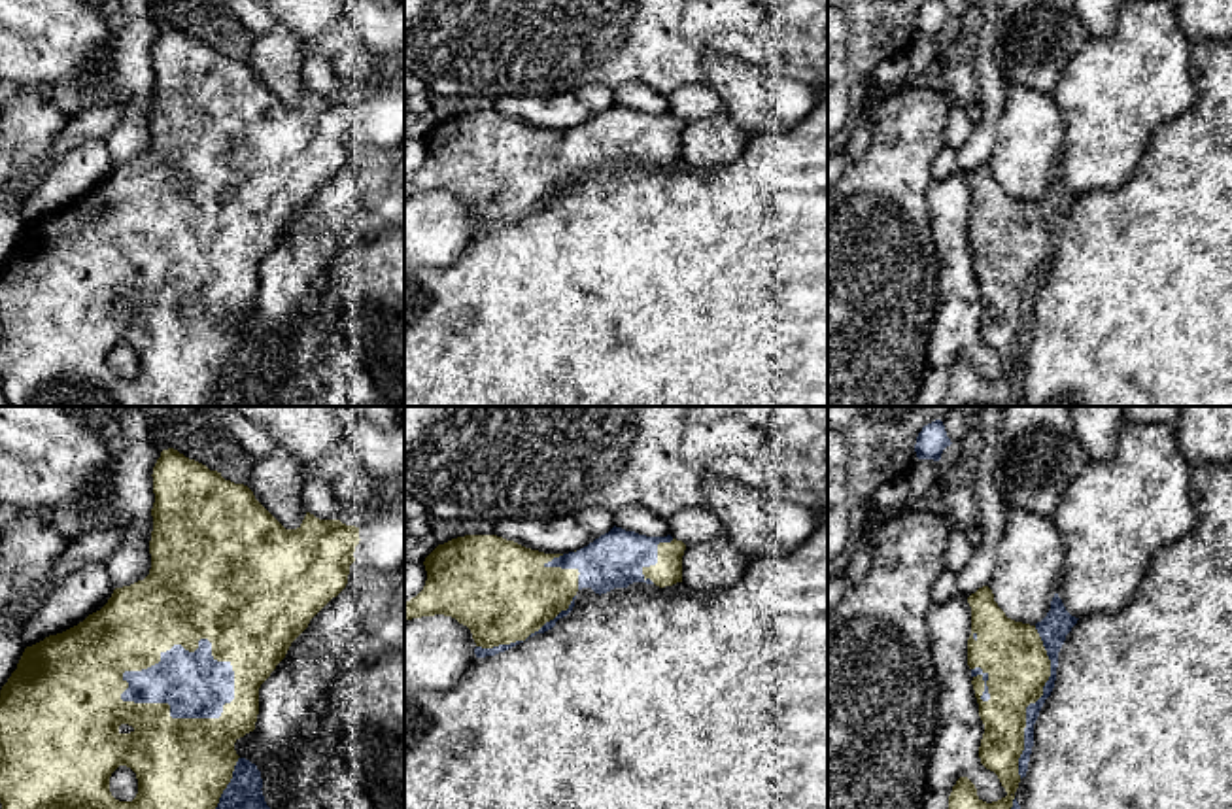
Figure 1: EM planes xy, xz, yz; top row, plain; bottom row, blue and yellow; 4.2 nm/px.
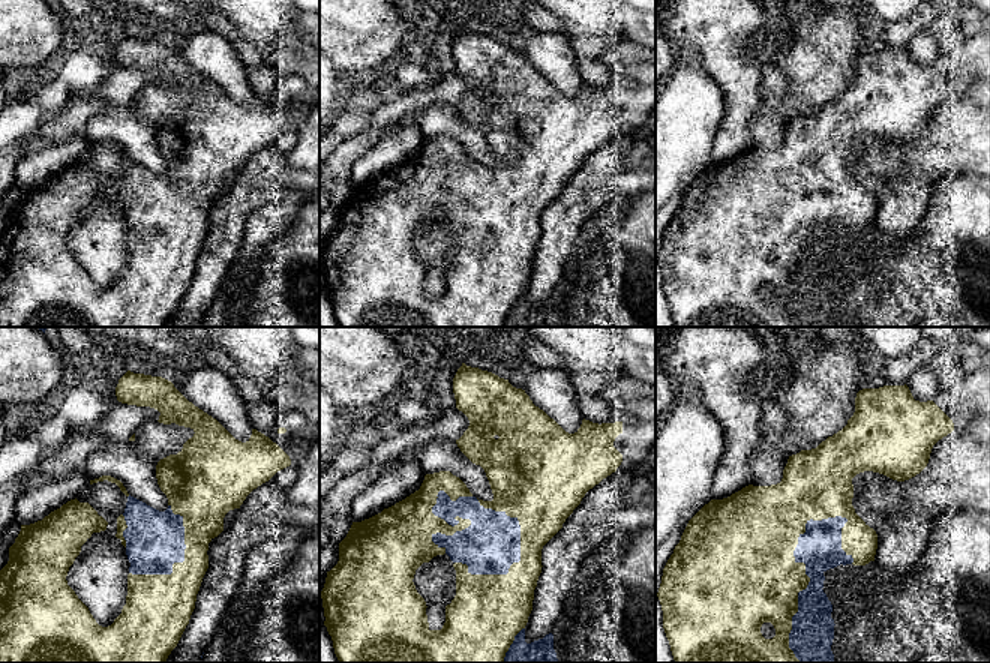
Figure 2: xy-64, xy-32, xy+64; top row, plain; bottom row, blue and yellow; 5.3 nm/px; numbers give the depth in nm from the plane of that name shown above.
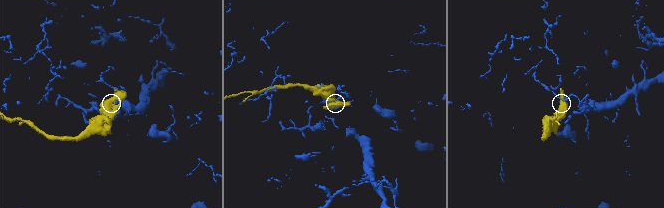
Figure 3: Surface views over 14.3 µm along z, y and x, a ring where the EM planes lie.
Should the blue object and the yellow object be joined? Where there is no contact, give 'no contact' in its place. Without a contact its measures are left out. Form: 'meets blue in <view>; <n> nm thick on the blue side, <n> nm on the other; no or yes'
meets blue in xy; 280 nm thick on the blue side, 400 nm on the other; no

